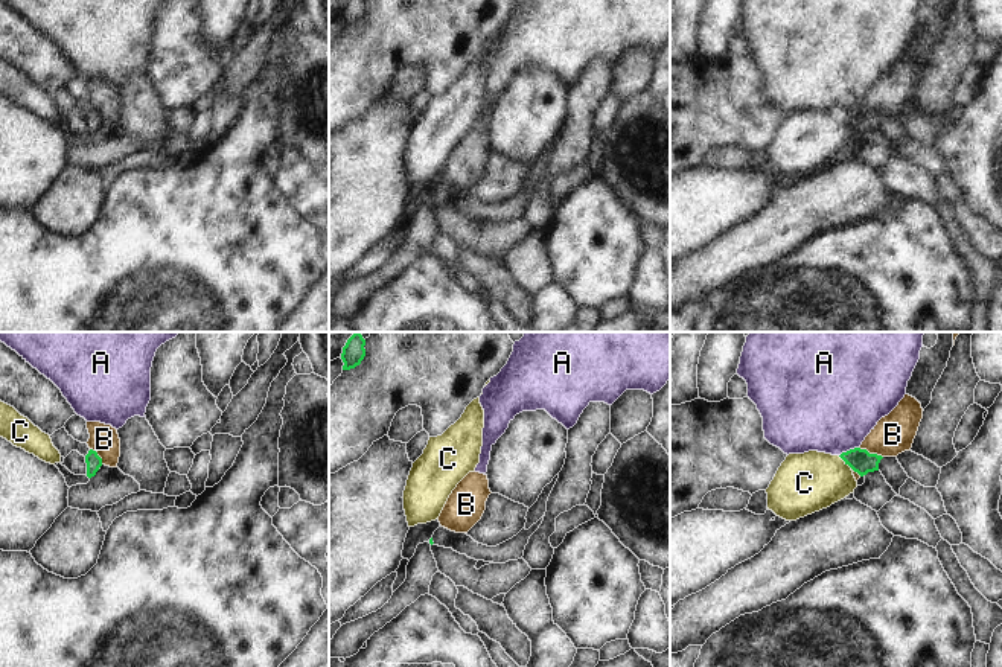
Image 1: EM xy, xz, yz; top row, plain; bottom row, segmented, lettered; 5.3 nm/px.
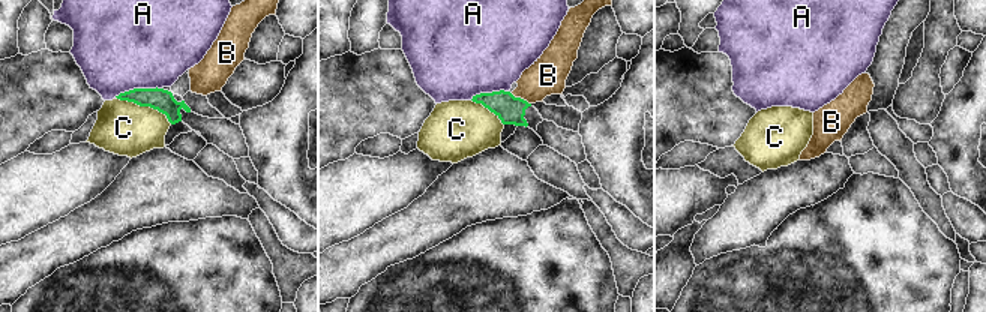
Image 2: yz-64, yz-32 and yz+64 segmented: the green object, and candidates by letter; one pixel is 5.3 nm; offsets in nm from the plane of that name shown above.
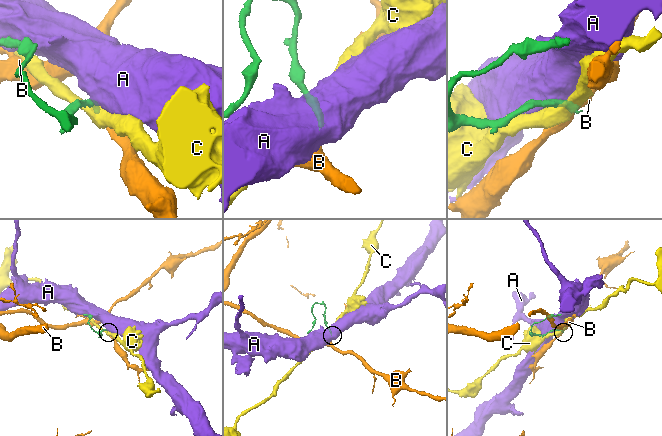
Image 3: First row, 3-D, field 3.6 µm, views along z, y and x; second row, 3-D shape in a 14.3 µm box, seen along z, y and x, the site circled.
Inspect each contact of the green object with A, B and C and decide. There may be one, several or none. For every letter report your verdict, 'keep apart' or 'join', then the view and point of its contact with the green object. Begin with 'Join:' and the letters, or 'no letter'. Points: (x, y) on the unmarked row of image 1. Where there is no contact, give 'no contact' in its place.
Join: no letter
A: keep apart; meets green in yz at (848, 110)
B: keep apart; meets green in yz at (871, 113)
C: keep apart; meets green in yz at (845, 121)

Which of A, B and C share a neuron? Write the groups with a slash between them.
A / B / C

